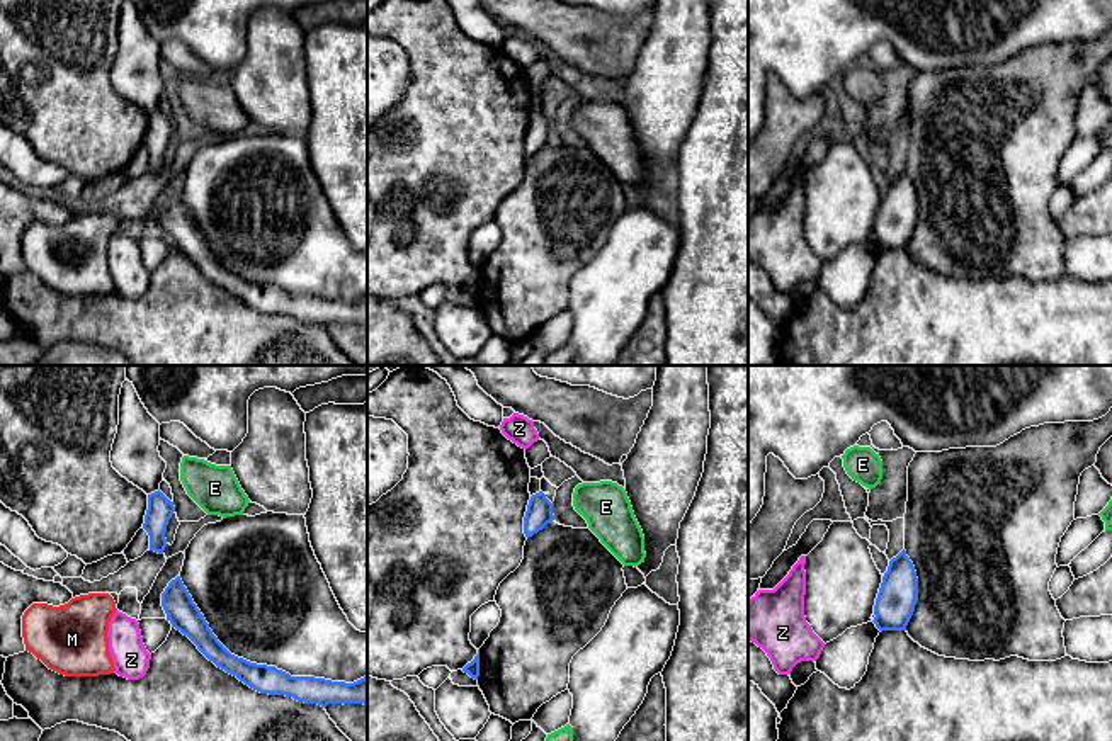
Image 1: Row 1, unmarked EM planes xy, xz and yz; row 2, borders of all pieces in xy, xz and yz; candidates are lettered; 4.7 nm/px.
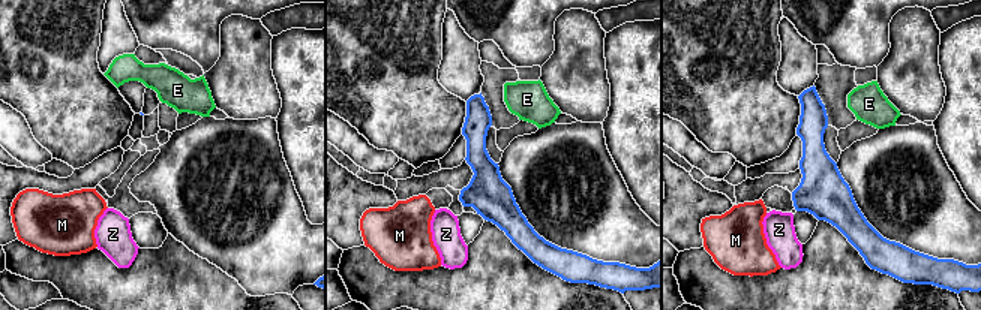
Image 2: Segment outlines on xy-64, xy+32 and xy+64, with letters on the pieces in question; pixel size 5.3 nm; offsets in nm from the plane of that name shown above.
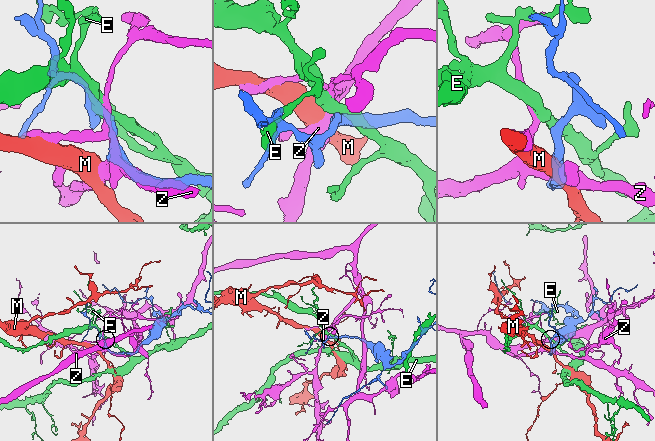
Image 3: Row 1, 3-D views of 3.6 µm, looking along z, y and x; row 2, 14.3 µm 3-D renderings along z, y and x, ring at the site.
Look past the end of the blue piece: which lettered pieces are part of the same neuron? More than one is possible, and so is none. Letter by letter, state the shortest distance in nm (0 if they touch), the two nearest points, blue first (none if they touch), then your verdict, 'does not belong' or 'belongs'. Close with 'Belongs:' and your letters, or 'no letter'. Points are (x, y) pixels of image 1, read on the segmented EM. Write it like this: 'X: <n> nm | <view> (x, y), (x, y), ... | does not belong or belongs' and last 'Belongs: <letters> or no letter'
E: 80 nm | xy (172, 502), (187, 493) | does not belong
M: 220 nm | xy (162, 605), (116, 609) | belongs
Z: 140 nm | xy (167, 619), (138, 624) | does not belong
Belongs: M

